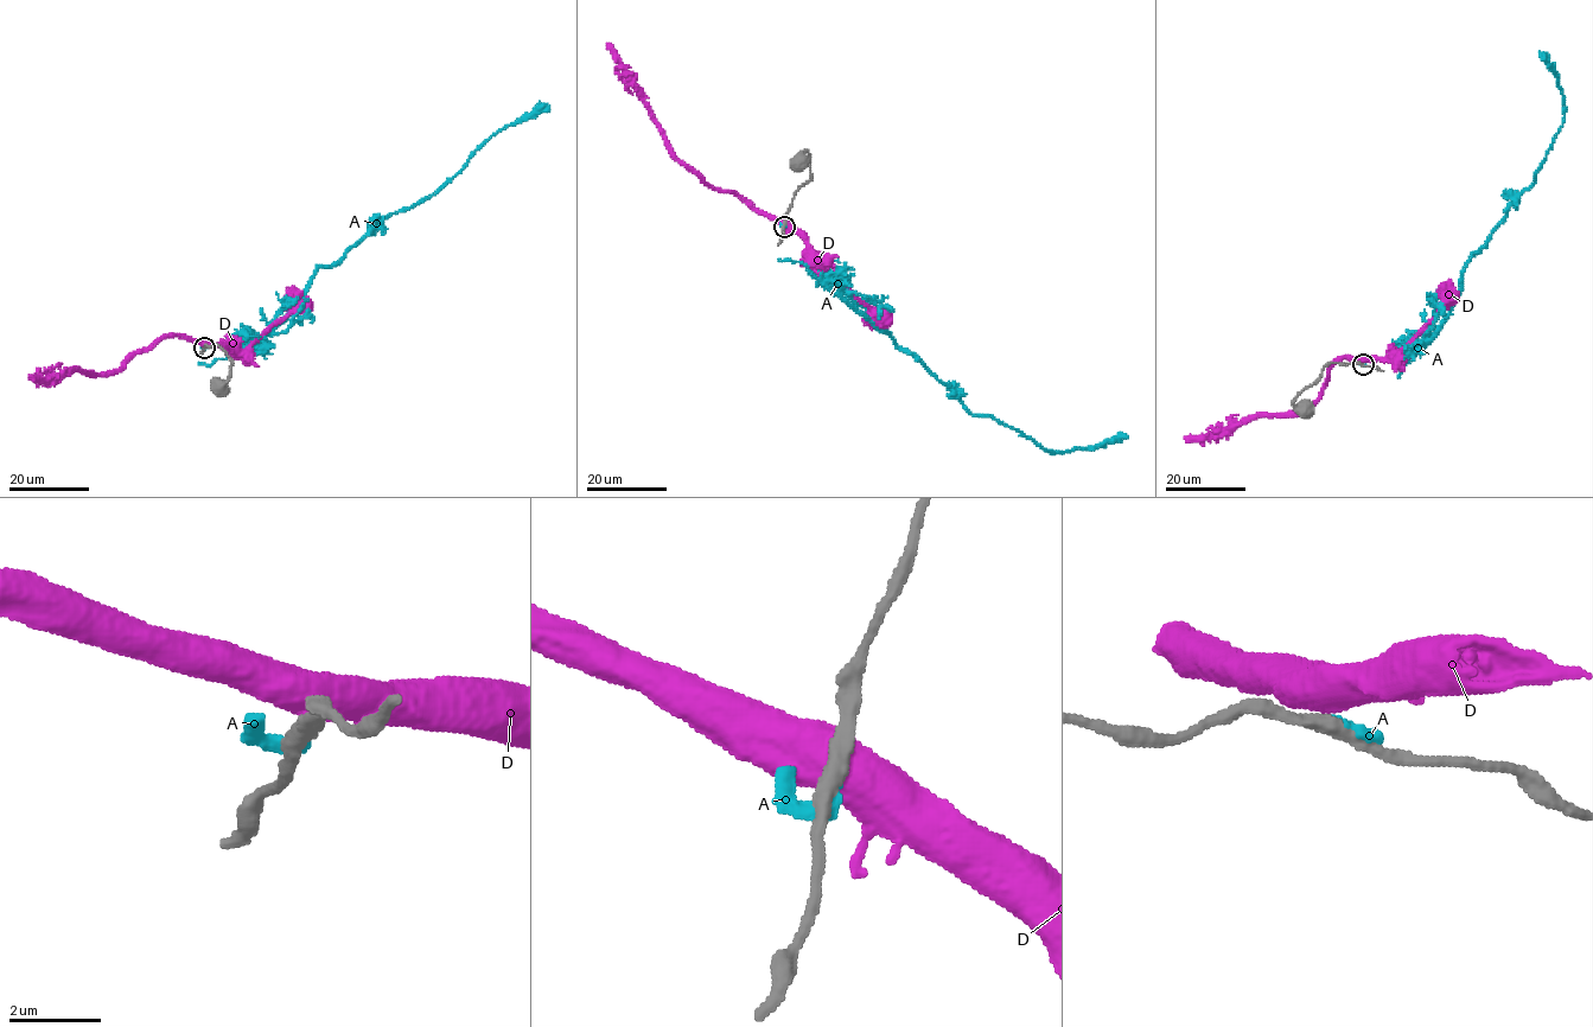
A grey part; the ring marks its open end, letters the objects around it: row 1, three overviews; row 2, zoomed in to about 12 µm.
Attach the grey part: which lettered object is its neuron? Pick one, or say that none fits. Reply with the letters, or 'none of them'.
A

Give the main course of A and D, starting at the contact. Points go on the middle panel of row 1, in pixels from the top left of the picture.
A: (783, 225), (784, 259), (802, 262), (835, 289), (970, 413), (994, 416), (1056, 452), (1127, 435)
D: (784, 223), (762, 214), (733, 193), (707, 185), (690, 171), (675, 154), (642, 91), (606, 44)

